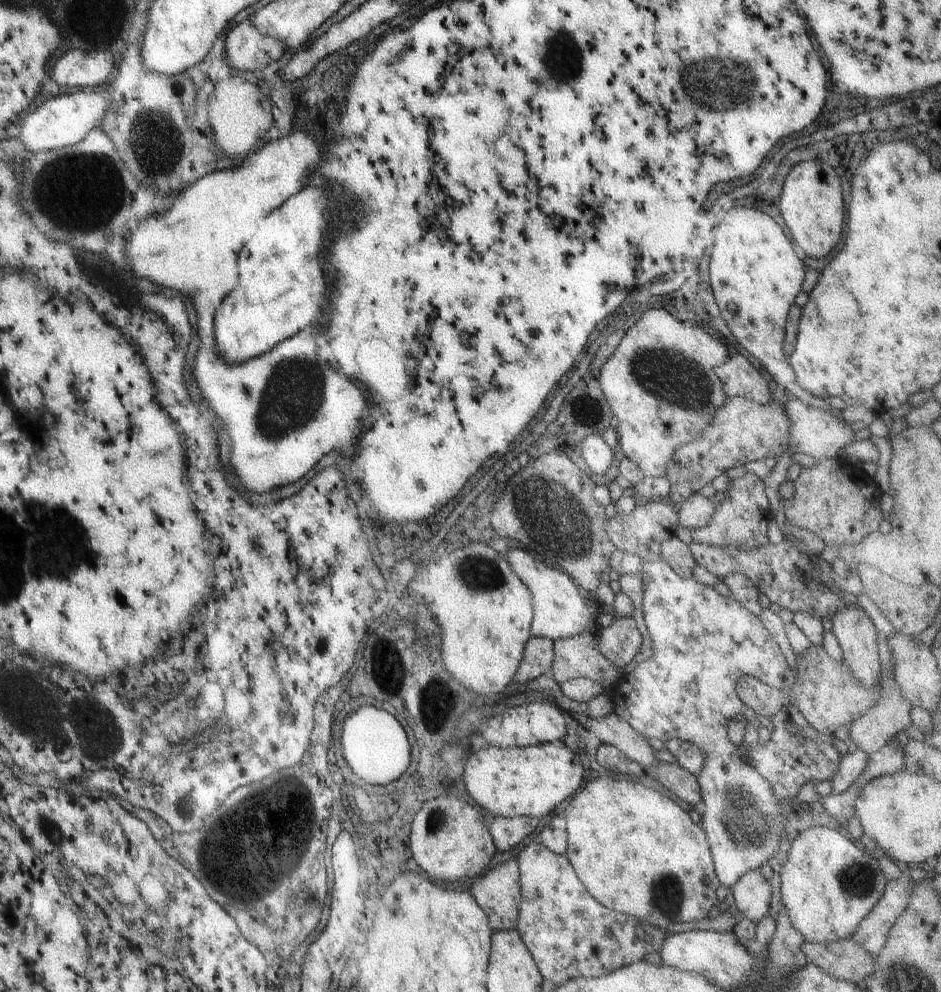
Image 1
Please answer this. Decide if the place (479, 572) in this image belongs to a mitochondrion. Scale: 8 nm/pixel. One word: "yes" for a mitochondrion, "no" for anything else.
yes

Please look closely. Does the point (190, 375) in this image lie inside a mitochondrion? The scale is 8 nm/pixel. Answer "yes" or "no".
no

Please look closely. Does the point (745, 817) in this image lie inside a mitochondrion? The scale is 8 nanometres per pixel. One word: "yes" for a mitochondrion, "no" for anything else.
yes

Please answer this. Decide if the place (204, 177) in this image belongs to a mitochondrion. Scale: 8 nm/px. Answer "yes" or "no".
no

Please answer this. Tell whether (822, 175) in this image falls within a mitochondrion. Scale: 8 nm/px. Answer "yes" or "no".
no

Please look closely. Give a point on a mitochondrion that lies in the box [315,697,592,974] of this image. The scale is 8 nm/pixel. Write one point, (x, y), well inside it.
(435, 820)

